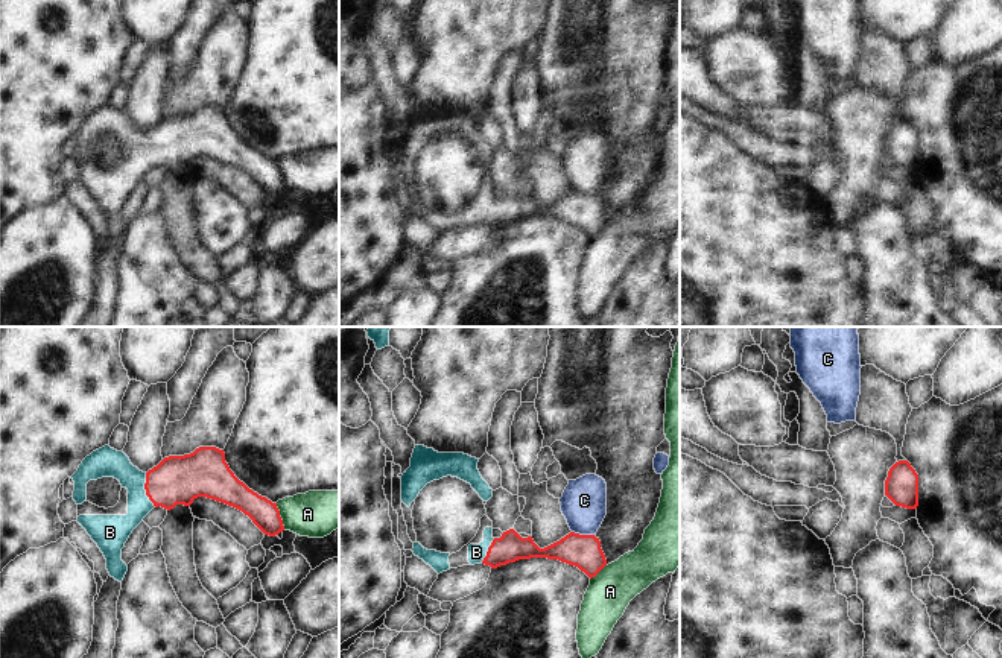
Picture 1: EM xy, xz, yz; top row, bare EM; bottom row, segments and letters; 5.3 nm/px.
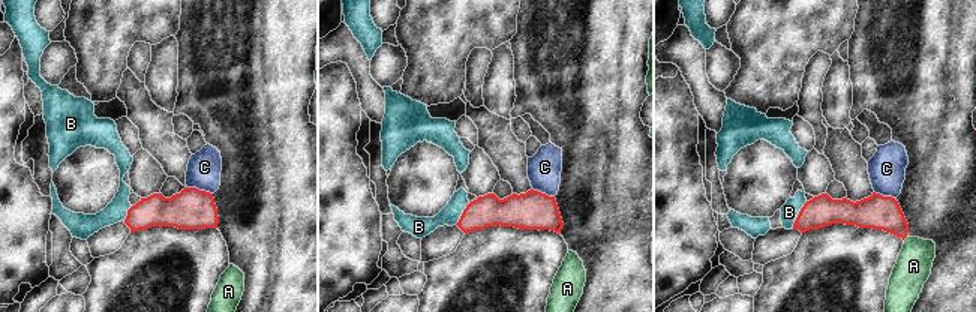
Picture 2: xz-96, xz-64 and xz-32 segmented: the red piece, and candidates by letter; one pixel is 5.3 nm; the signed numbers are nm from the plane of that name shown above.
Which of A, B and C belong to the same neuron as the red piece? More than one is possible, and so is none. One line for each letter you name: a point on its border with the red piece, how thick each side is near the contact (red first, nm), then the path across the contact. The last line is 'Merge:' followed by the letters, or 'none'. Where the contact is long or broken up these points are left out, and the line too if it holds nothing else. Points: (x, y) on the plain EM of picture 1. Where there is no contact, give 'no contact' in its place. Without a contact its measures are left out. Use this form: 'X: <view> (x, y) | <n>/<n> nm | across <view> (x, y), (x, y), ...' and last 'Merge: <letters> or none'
B: xy (145, 148) | 260/160 nm | across xy (175, 140), (161, 146), (145, 148), (116, 123), (105, 122)
Merge: B

